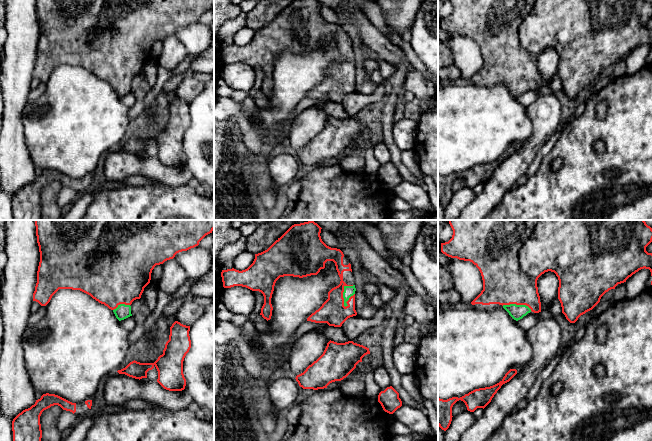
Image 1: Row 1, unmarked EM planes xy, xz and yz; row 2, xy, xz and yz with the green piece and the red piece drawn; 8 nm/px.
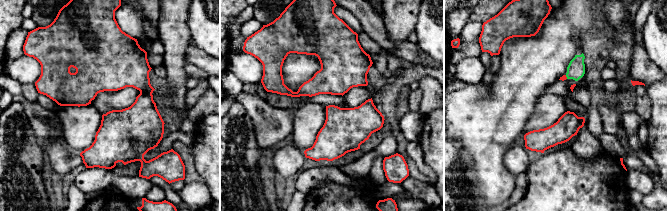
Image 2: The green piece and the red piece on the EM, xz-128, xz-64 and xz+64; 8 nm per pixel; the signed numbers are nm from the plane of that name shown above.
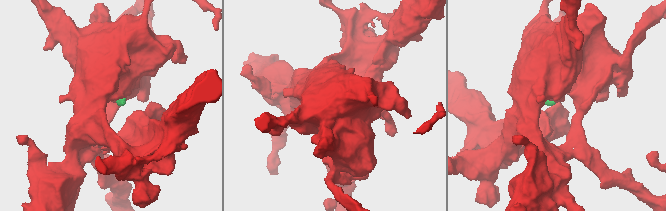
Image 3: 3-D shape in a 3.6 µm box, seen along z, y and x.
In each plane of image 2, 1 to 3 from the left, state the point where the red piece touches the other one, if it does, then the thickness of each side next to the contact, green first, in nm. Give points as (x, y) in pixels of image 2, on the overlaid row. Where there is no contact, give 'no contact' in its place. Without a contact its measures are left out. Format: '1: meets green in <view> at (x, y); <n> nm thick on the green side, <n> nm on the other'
1: no contact
2: no contact
3: meets green in xz+64 at (566, 76); 140 nm thick on the green side, 40 nm on the other

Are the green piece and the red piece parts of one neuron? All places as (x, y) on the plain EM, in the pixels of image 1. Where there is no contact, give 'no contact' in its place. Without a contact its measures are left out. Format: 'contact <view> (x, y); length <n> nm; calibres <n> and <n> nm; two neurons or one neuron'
contact xz (343, 69); length 200 nm; calibres 90 and 200 nm; one neuron

